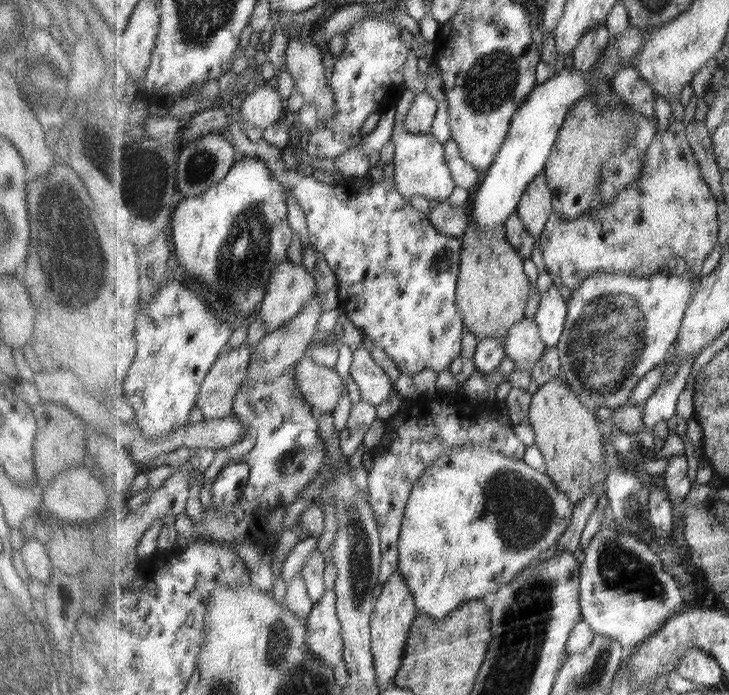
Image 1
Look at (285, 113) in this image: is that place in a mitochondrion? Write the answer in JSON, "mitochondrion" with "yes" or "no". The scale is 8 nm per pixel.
{"mitochondrion":"no"}

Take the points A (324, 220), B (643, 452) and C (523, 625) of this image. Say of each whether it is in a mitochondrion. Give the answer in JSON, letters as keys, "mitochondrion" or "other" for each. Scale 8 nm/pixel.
{"A":"other","B":"other","C":"mitochondrion"}

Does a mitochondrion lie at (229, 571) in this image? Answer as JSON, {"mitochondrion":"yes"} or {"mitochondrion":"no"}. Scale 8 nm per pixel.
{"mitochondrion":"no"}

